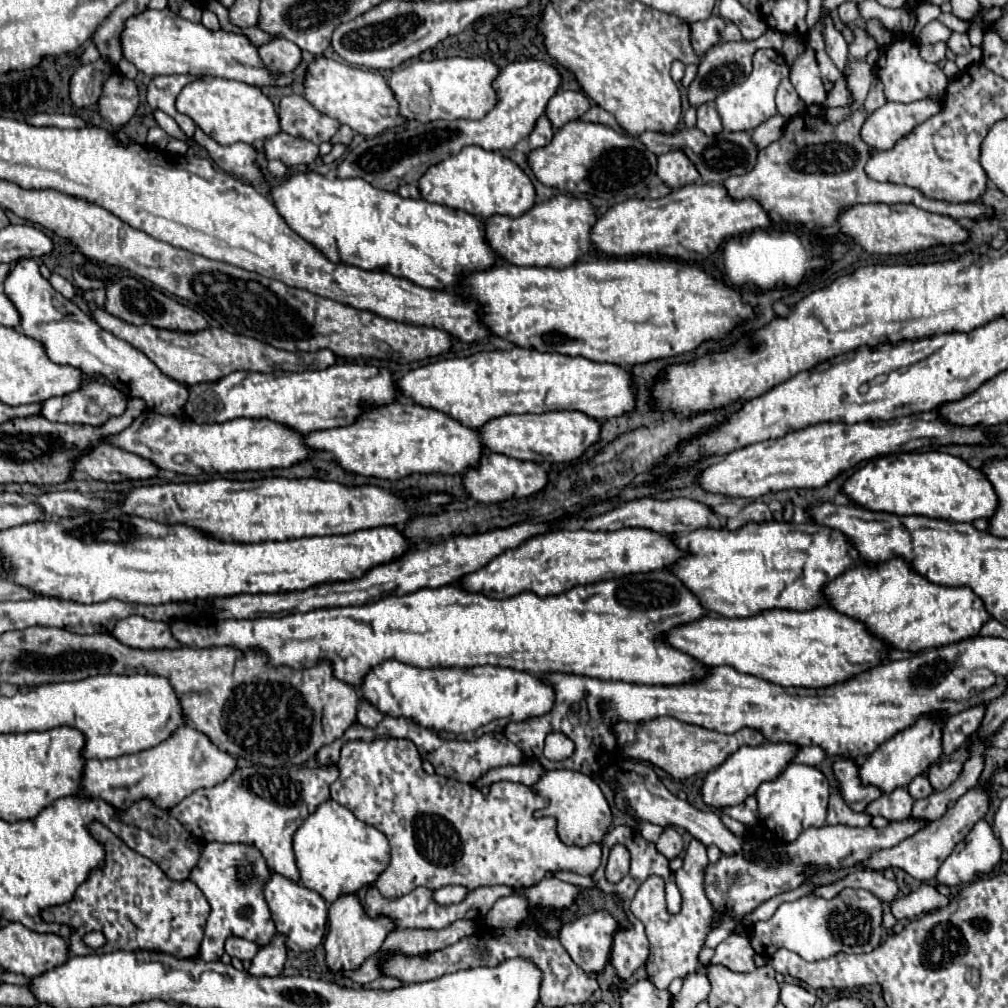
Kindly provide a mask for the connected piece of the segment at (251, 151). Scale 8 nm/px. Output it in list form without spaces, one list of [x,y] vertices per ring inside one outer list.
[[[200,127],[194,133],[194,139],[210,153],[212,161],[226,173],[246,179],[252,185],[266,185],[258,165],[256,165],[256,149],[246,143],[232,143],[232,145],[220,145],[214,139],[210,139]]]

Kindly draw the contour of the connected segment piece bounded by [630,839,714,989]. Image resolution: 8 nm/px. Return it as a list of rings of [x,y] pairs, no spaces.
[[[692,839],[686,849],[684,865],[674,873],[676,885],[680,887],[680,893],[682,893],[682,911],[678,915],[670,915],[667,911],[664,881],[660,877],[646,879],[640,885],[636,897],[632,899],[630,911],[634,913],[638,921],[642,921],[648,941],[650,941],[650,957],[646,961],[648,979],[658,989],[666,989],[676,977],[686,977],[690,973],[702,971],[698,963],[698,951],[702,949],[704,939],[710,933],[712,919],[714,919],[714,909],[704,895],[704,867],[706,865],[708,865],[706,847],[698,839]]]

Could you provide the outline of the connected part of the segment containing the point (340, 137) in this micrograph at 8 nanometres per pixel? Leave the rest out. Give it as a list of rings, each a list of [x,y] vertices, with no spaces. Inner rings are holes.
[[[342,125],[342,127],[338,129],[338,133],[336,133],[336,135],[330,139],[330,143],[332,143],[332,145],[334,145],[334,143],[344,143],[344,145],[350,145],[352,137],[354,137],[354,131],[352,131],[350,127]]]

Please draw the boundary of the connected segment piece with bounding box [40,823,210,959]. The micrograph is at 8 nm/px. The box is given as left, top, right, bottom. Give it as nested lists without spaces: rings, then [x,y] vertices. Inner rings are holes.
[[[102,823],[90,825],[90,835],[104,845],[104,865],[90,871],[88,879],[76,889],[74,897],[50,909],[42,909],[40,917],[68,925],[72,929],[68,937],[70,955],[106,953],[106,951],[162,951],[178,959],[194,959],[200,951],[204,937],[204,925],[210,915],[206,897],[192,881],[172,881],[150,859],[132,851],[122,839],[118,839]],[[102,929],[106,945],[100,949],[88,949],[82,937],[90,931]]]

